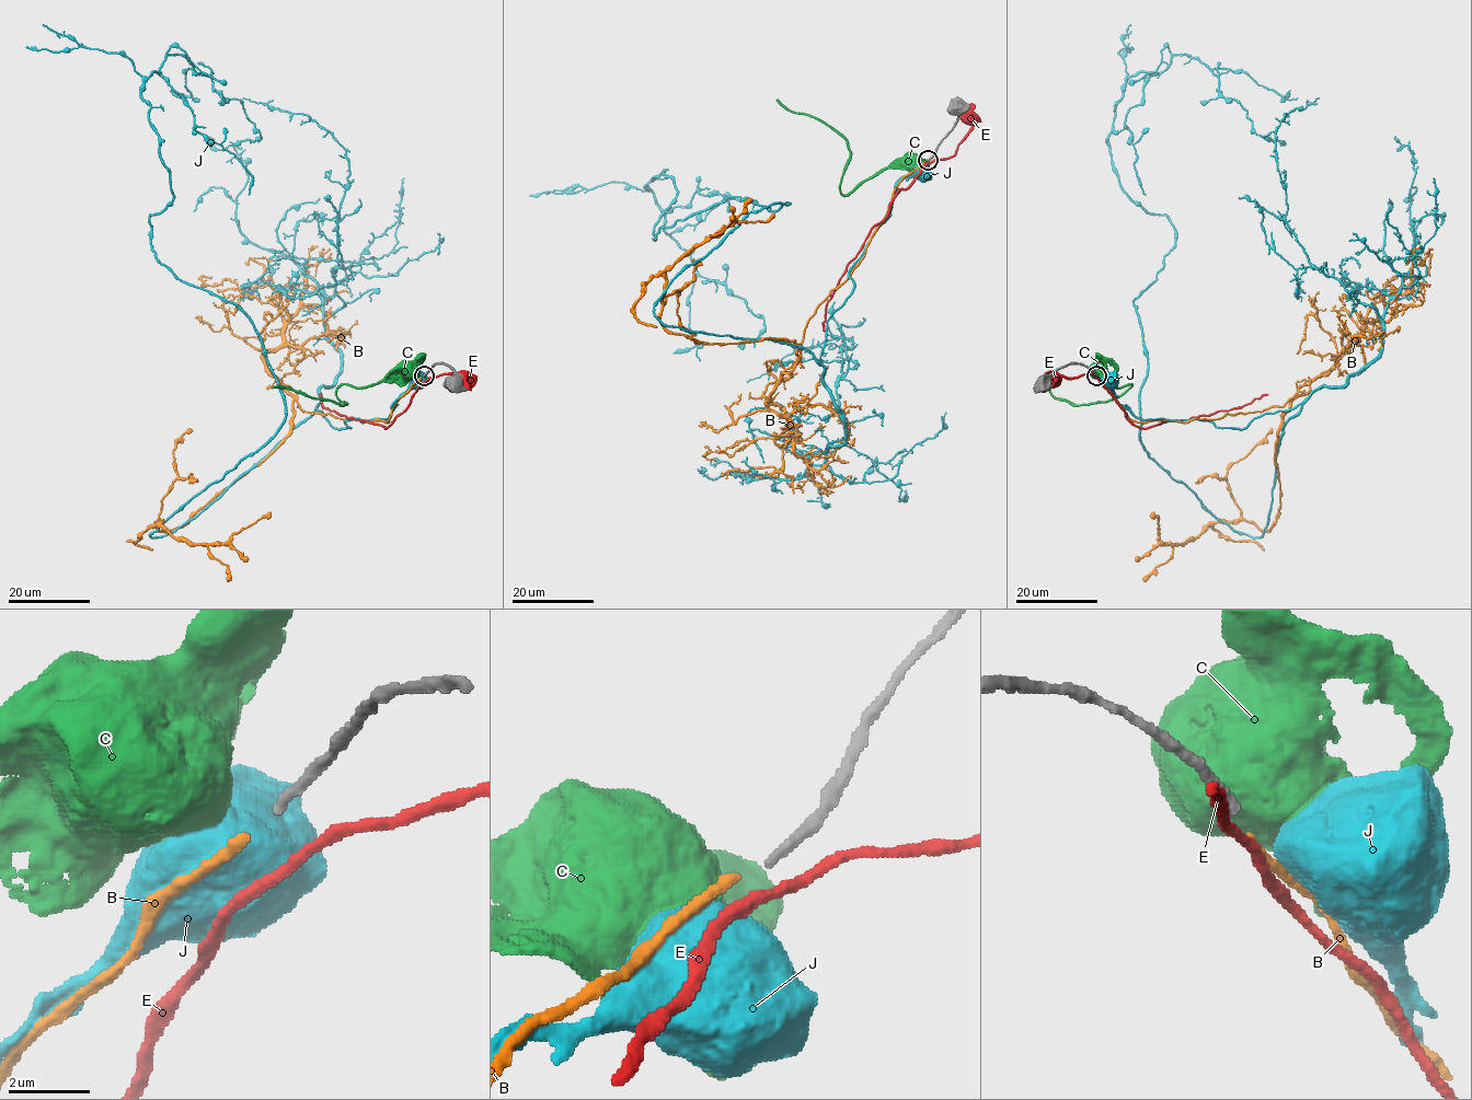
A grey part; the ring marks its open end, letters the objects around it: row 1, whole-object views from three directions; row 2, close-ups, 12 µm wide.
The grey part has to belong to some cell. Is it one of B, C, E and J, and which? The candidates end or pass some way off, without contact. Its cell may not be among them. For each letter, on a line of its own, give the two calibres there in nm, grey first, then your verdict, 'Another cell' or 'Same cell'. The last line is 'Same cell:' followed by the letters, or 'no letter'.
B: Thickness 240 nm (grey) against 260 nm. Same cell
C: Thickness 240 nm (grey) against 1100 nm. Another cell
E: Thickness 240 nm (grey) against 260 nm. Another cell
J: Thickness 240 nm (grey) against 800 nm. Another cell
Same cell: B

